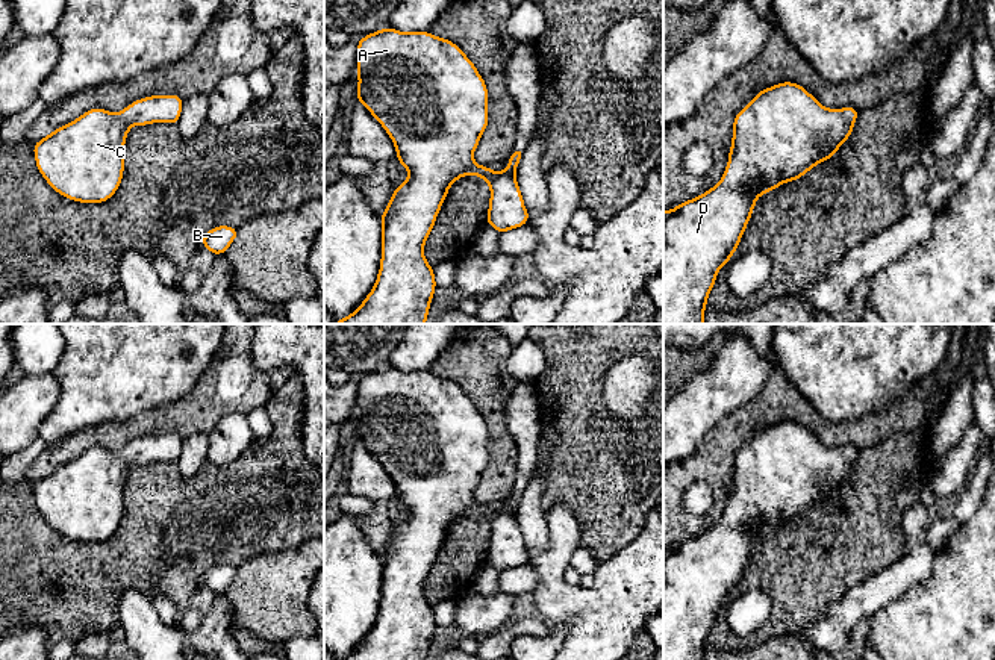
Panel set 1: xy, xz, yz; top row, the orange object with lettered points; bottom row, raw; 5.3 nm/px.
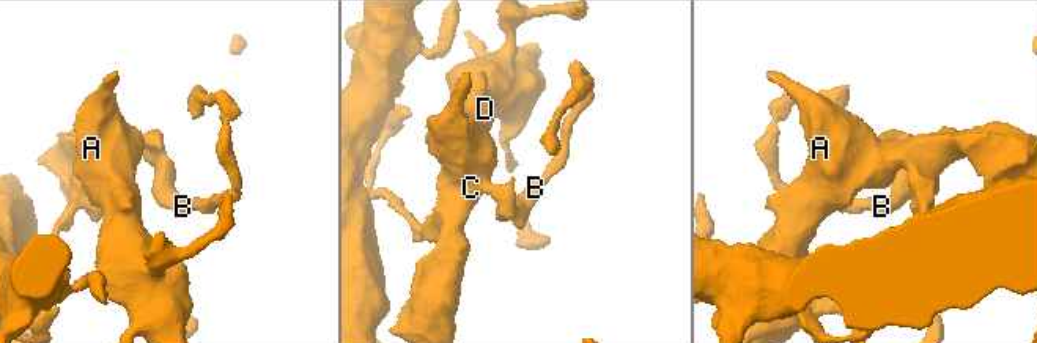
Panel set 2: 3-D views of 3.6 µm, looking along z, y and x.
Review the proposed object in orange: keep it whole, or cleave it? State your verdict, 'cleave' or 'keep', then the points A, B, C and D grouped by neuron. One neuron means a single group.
keep | A B C D

